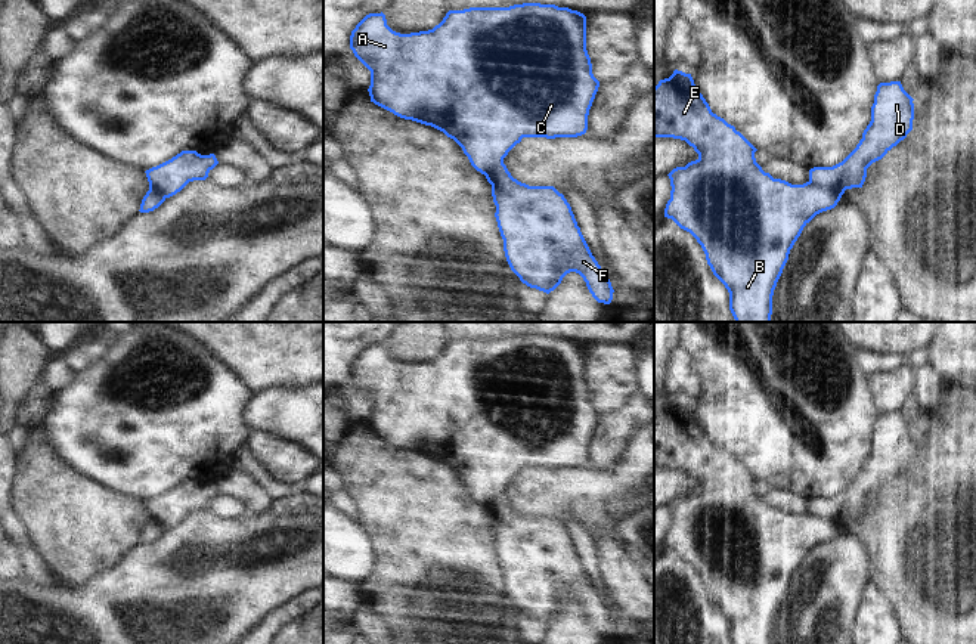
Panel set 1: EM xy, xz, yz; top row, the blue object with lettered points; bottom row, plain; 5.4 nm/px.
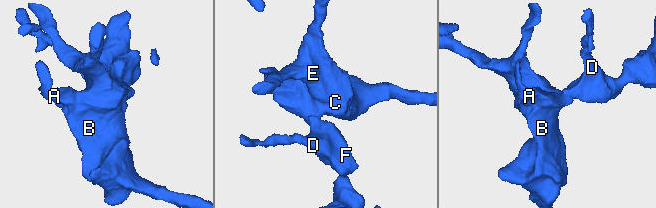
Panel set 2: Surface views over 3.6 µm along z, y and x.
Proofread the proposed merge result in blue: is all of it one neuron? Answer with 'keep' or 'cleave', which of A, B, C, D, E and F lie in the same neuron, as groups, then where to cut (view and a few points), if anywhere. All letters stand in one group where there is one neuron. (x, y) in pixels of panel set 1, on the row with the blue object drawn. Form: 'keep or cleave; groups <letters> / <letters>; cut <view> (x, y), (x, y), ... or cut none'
cleave; groups A B C E / D F; cut yz (809, 180), (817, 186), (832, 189), (840, 197)

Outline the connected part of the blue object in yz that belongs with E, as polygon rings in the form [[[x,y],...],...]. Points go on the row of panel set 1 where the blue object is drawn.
[[[678,69],[654,87],[654,137],[685,140],[698,154],[695,161],[685,167],[676,167],[667,174],[672,191],[664,217],[690,232],[701,245],[713,275],[729,292],[729,310],[735,322],[771,322],[774,290],[790,250],[803,227],[817,214],[834,208],[840,196],[833,191],[817,188],[811,182],[791,185],[765,173],[755,158],[757,149],[734,126],[713,114],[691,74]]]

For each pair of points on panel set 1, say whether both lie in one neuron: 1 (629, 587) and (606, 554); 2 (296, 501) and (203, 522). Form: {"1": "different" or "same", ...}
{"1": "same", "2": "different"}

